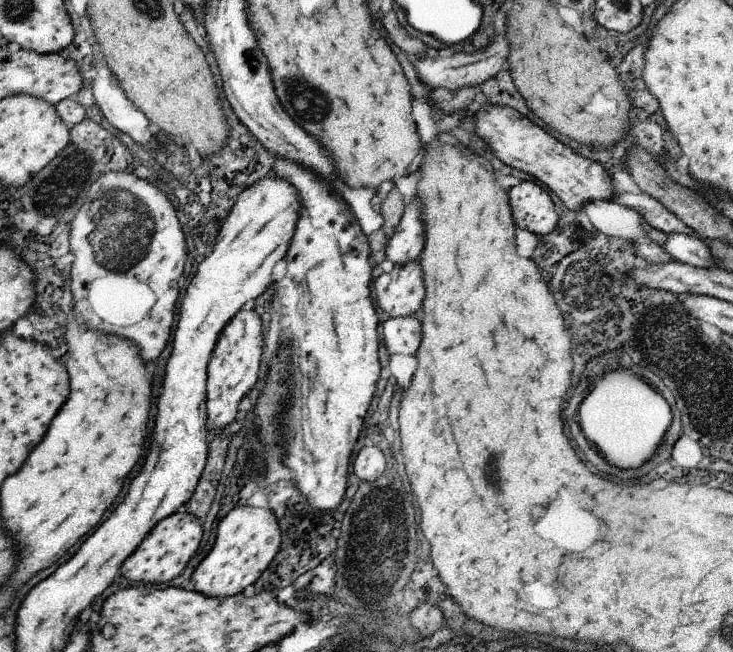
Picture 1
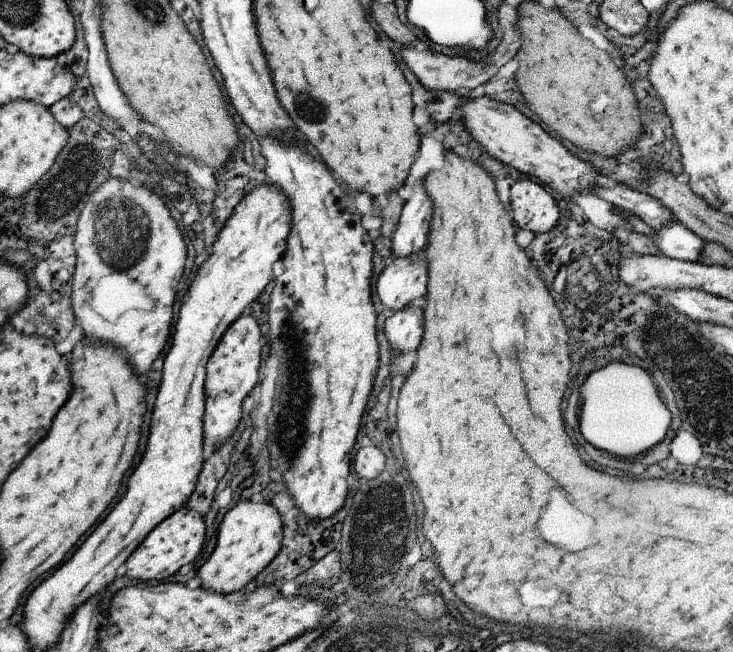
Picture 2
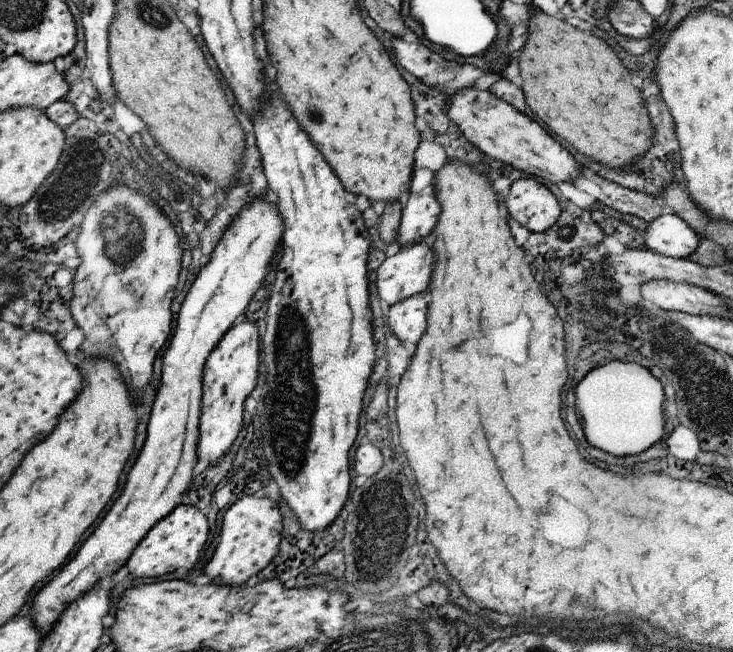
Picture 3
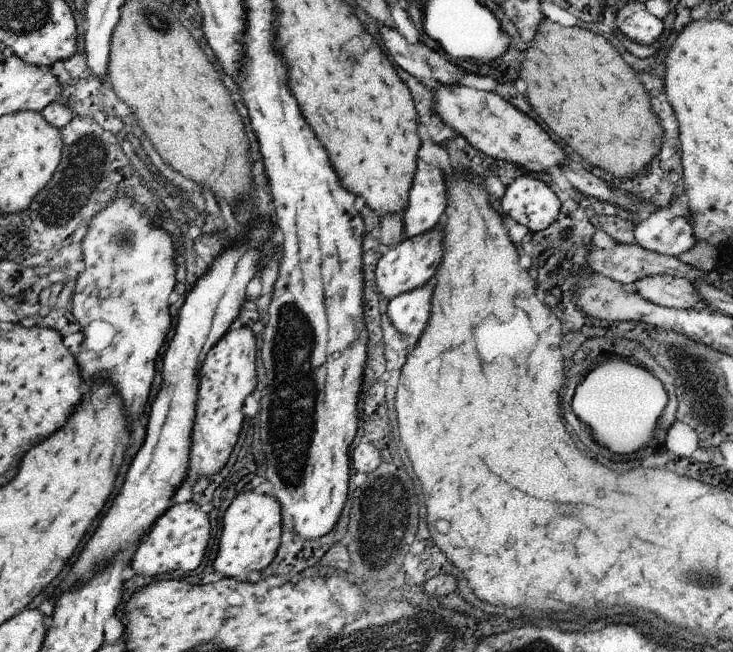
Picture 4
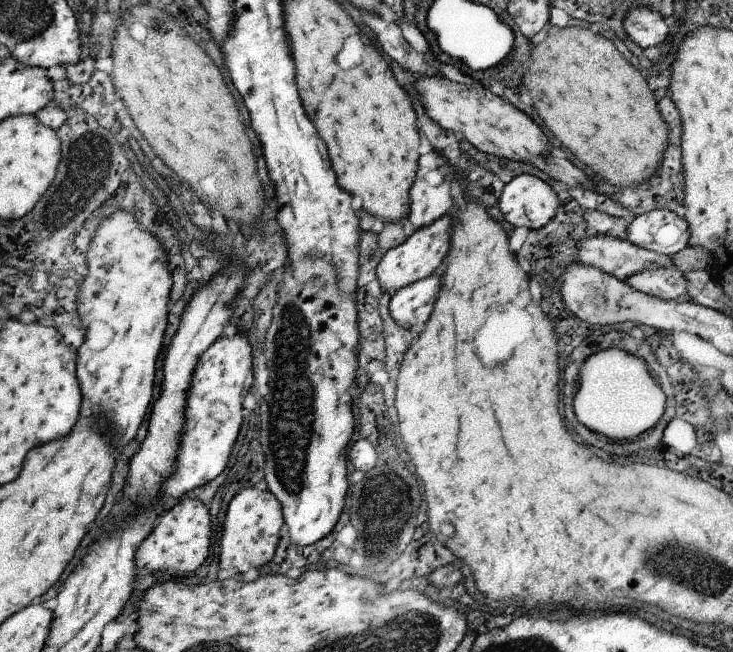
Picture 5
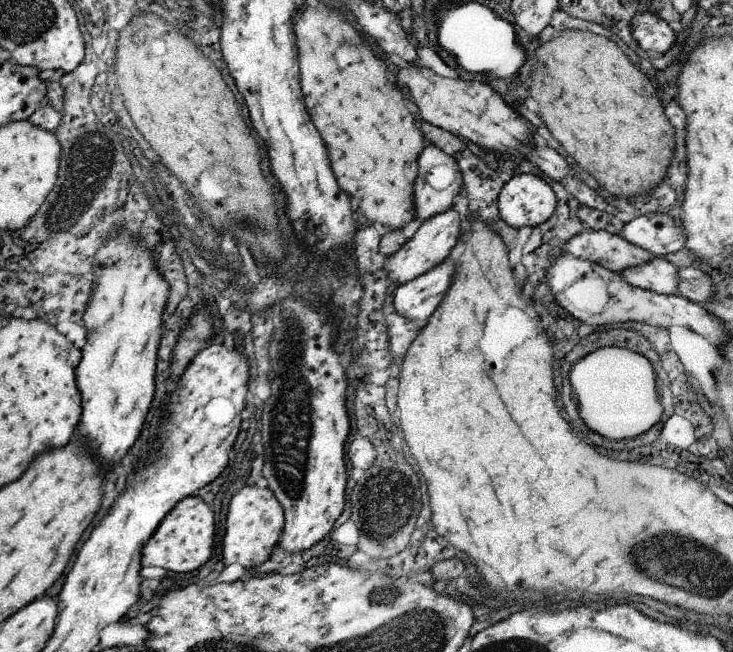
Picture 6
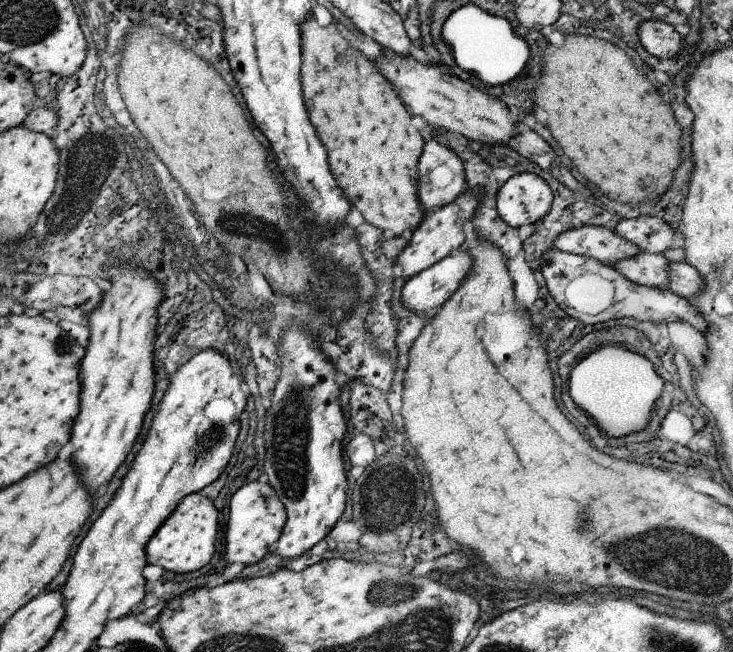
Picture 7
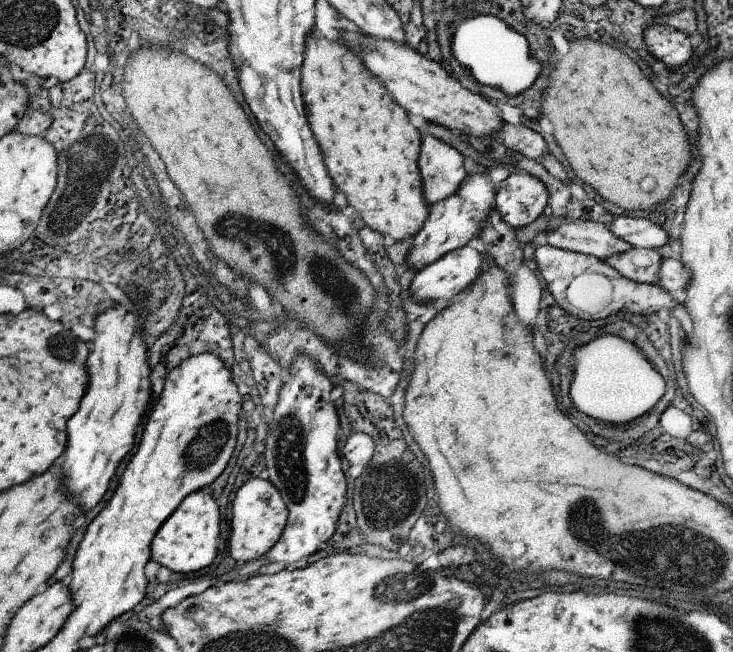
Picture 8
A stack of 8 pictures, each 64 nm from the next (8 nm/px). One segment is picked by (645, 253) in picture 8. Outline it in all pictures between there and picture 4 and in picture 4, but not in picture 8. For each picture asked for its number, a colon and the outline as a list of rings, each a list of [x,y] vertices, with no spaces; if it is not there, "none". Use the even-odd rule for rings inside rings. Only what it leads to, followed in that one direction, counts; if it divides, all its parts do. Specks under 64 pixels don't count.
4: [[[653,276],[635,282],[637,294],[655,306],[675,308],[675,310],[703,310],[705,300],[697,288],[683,278],[673,276]]]
5: [[[675,266],[643,270],[633,276],[627,276],[629,288],[661,298],[661,300],[687,300],[685,278]]]
6: [[[651,258],[645,264],[625,268],[623,272],[619,272],[619,276],[627,284],[641,290],[651,290],[655,294],[665,294],[665,296],[677,294],[677,284],[679,284],[677,268],[665,262],[663,258]]]
7: [[[639,252],[635,258],[627,258],[613,264],[613,268],[637,286],[667,290],[669,262],[663,258],[663,254]]]

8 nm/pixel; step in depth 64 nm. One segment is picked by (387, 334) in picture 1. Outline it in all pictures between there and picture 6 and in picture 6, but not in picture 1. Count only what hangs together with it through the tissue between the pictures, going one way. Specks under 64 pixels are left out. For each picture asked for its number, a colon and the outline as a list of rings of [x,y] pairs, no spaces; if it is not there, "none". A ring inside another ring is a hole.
2: [[[409,306],[403,312],[393,312],[393,316],[385,320],[383,332],[391,346],[391,352],[403,354],[415,350],[419,346],[421,332],[423,332],[421,310]]]
3: [[[413,296],[407,300],[401,300],[389,308],[387,316],[387,330],[395,334],[397,340],[403,342],[403,346],[415,344],[419,336],[425,332],[425,300],[421,296]]]
4: [[[423,286],[407,294],[399,294],[387,304],[387,316],[391,324],[397,332],[403,334],[407,342],[411,342],[409,338],[419,338],[419,334],[423,332],[431,308],[429,298],[431,290]]]
5: [[[443,268],[429,274],[429,278],[421,278],[421,282],[413,282],[413,286],[405,286],[405,290],[397,290],[397,294],[391,294],[389,314],[399,326],[411,330],[413,334],[425,326],[439,294],[437,290],[441,286],[441,270]]]
6: [[[445,258],[441,266],[427,270],[421,274],[421,278],[413,278],[413,282],[397,286],[393,294],[393,310],[405,320],[411,320],[423,328],[423,324],[427,324],[435,308],[441,304],[441,294],[445,294],[449,288],[451,266],[455,270],[455,262]]]

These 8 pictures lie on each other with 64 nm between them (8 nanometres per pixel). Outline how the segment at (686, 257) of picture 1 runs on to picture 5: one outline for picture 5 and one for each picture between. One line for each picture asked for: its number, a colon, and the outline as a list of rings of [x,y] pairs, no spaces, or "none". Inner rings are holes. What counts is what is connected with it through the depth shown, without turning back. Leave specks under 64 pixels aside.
2: [[[673,220],[665,228],[657,230],[653,234],[653,240],[661,250],[661,256],[667,256],[671,260],[701,264],[699,256],[701,256],[705,242],[699,240],[699,236],[695,236],[691,230],[687,230],[677,220]]]
3: [[[661,214],[645,232],[641,232],[645,248],[667,258],[685,260],[699,246],[699,234],[691,230],[677,214]]]
4: [[[657,210],[645,220],[641,218],[633,230],[633,236],[635,236],[635,246],[671,258],[693,248],[693,244],[697,242],[693,226],[687,222],[687,218],[673,216],[667,210],[665,212]]]
5: [[[651,210],[649,214],[629,220],[625,240],[637,248],[671,258],[679,250],[687,248],[689,230],[685,220],[675,216],[675,212]]]

